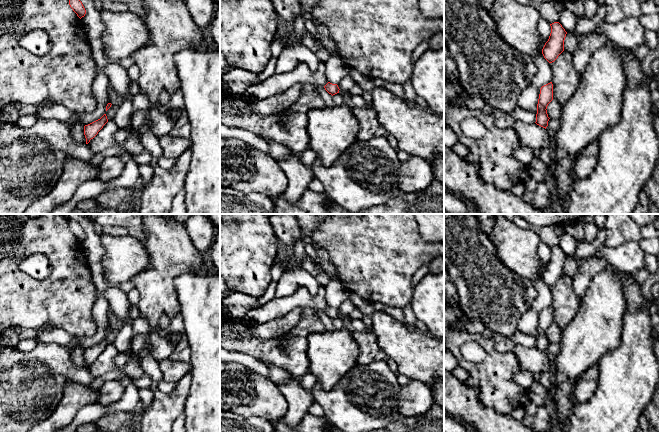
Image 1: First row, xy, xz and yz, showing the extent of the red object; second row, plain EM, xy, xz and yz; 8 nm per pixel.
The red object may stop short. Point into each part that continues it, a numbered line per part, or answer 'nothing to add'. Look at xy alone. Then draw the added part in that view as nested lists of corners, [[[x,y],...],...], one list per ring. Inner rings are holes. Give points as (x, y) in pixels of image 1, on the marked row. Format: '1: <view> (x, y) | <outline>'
nothing to add

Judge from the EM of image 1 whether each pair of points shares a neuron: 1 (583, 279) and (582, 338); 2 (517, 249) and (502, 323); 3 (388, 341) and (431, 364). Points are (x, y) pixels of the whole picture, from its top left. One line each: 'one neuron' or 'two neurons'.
1: two neurons
2: two neurons
3: one neuron

